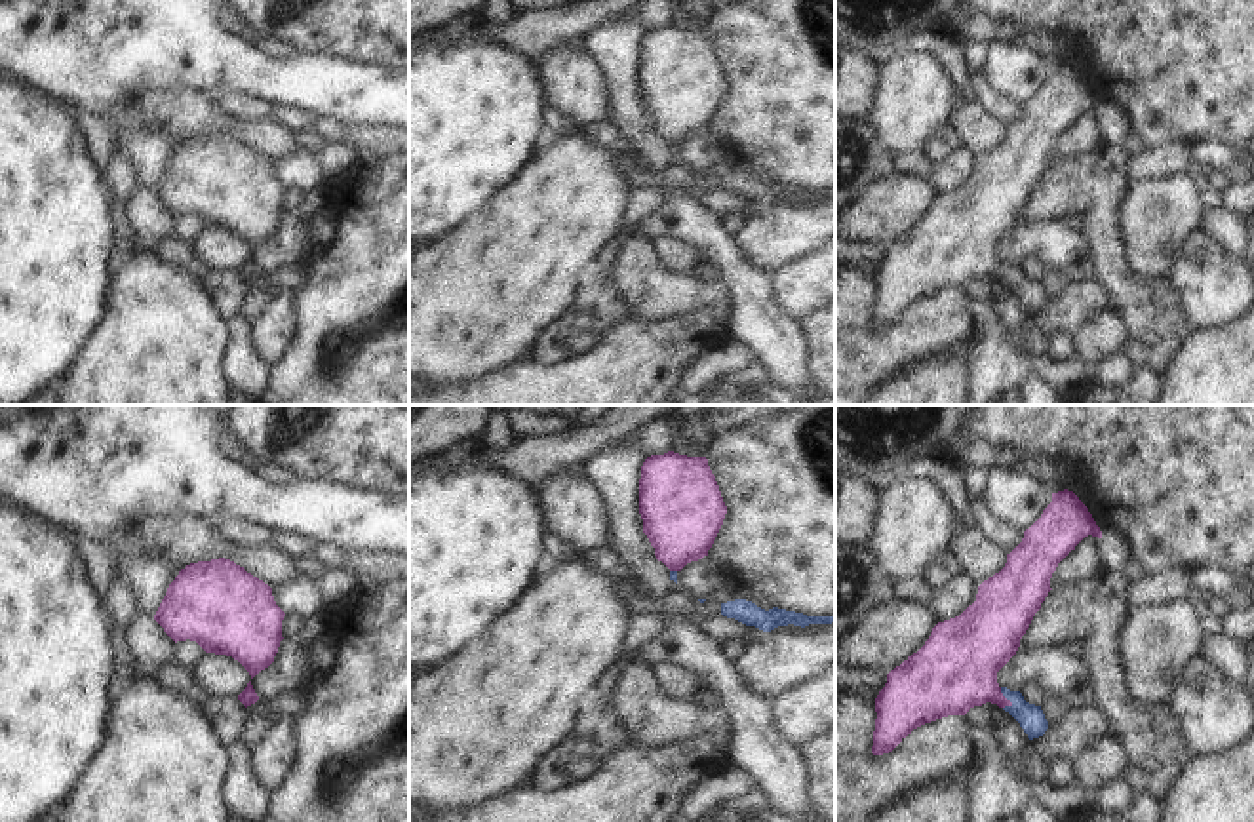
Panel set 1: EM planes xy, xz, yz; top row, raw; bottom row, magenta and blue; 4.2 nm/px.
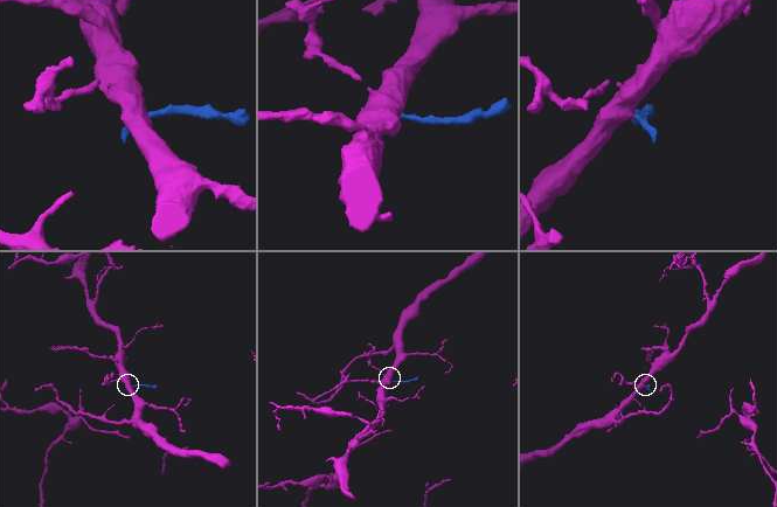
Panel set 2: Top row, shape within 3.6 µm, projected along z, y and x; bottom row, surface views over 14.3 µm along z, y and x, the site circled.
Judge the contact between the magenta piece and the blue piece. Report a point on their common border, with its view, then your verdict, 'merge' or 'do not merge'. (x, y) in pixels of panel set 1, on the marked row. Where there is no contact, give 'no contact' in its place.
yz (1003, 697) | merge

